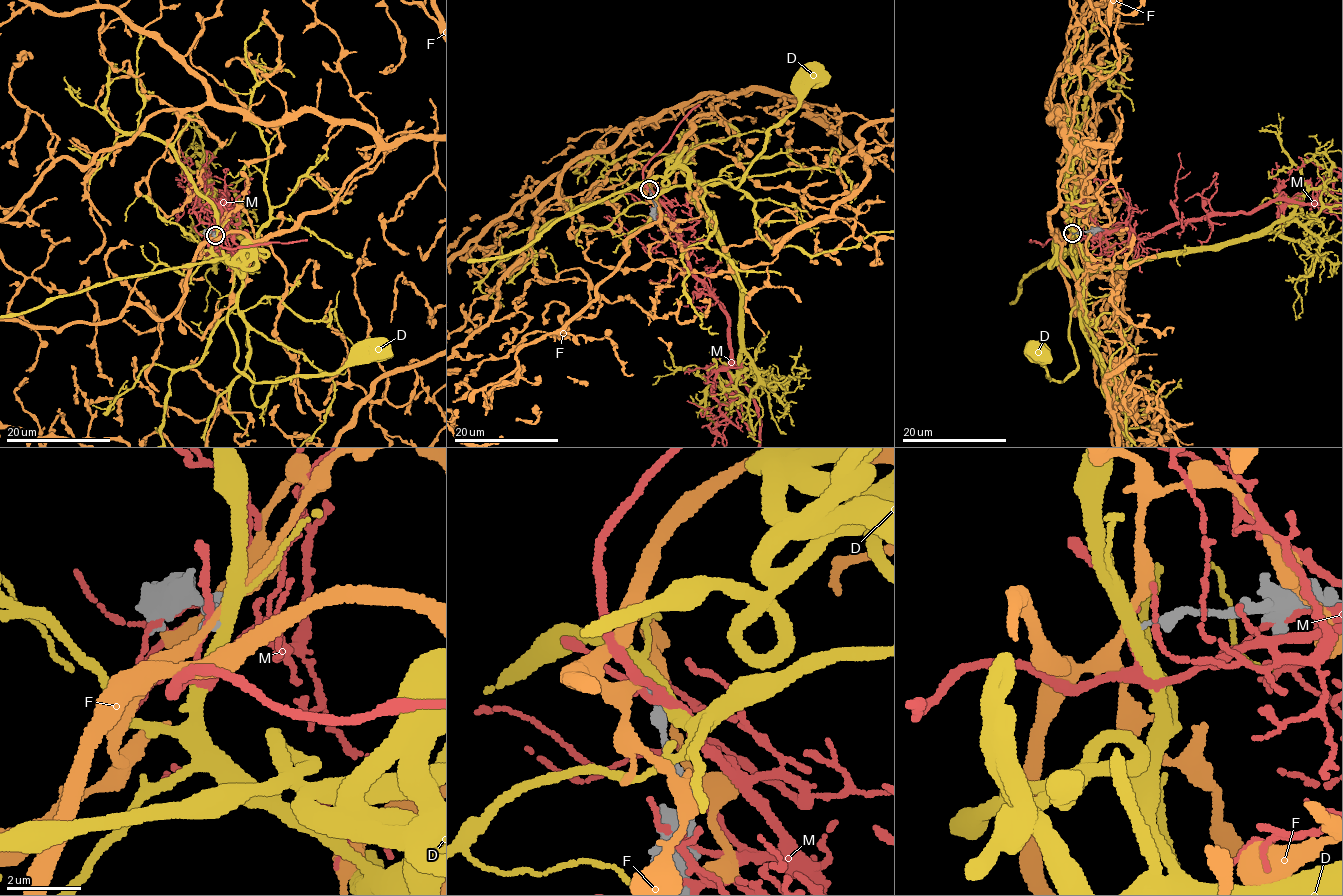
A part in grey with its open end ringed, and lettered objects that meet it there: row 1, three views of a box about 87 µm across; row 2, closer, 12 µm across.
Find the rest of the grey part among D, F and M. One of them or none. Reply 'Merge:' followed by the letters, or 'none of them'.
Merge: none of them

